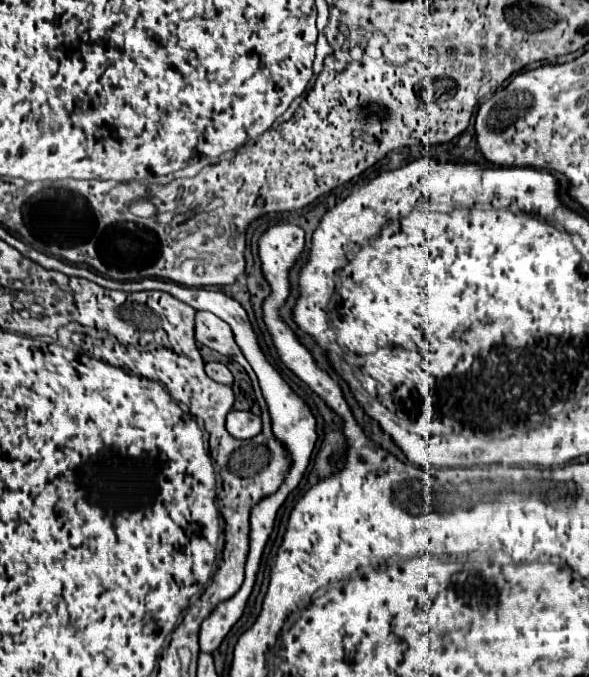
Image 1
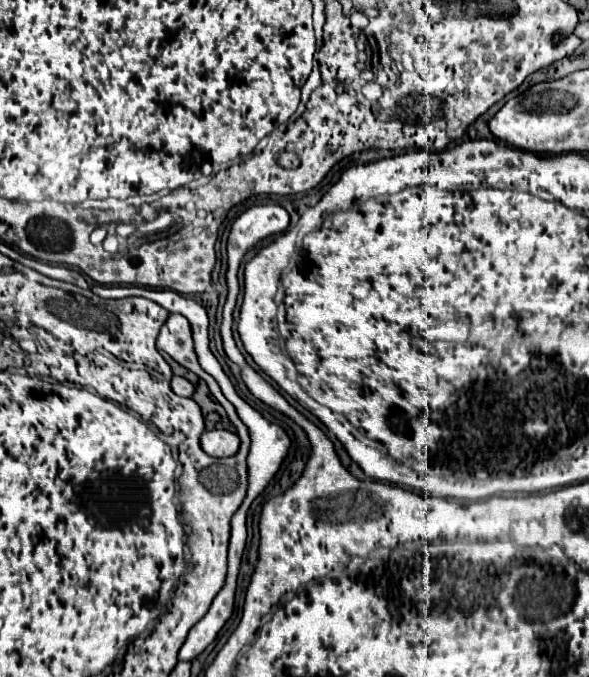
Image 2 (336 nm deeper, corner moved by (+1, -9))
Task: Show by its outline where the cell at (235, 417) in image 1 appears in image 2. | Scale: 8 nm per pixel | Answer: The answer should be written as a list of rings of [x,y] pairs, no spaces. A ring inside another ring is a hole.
[[[207,430],[201,436],[201,448],[213,458],[235,456],[239,450],[239,436],[229,430]]]

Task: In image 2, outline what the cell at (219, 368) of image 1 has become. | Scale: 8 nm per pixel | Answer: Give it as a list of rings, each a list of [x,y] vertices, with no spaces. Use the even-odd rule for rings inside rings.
[[[175,376],[175,378],[171,380],[171,388],[173,388],[175,394],[179,394],[179,396],[193,396],[193,392],[195,392],[195,386],[193,386],[187,378],[183,378],[183,376]]]

